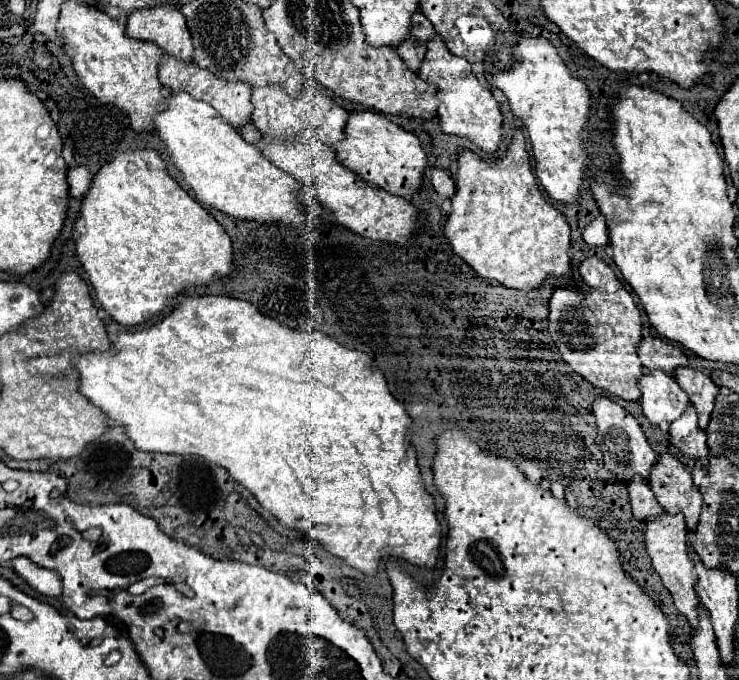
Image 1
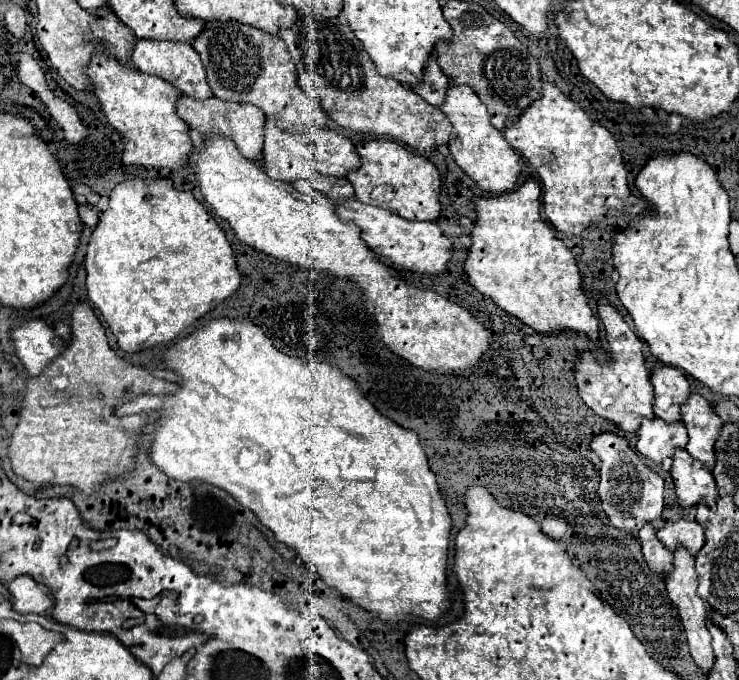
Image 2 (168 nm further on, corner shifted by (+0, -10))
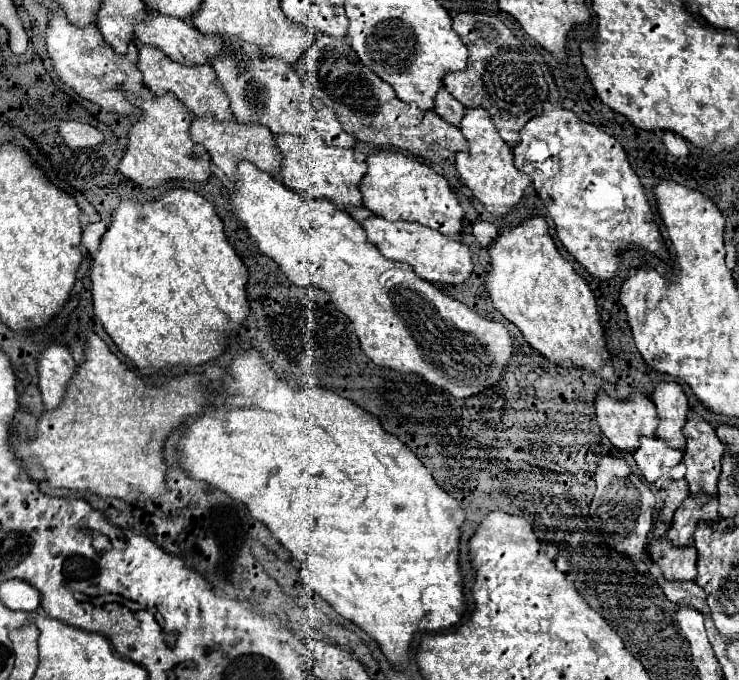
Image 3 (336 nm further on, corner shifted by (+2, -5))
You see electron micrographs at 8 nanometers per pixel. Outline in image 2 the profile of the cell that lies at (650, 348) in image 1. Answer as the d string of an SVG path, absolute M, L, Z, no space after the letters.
M658 366L650 380L654 386L654 414L666 422L680 420L680 406L690 396L684 372L674 366Z

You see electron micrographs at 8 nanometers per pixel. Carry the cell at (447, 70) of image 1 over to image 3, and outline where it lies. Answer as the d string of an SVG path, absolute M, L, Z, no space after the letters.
M476 107L476 109L466 109L466 115L460 123L460 131L462 135L468 139L470 143L470 151L468 153L458 153L456 155L456 171L460 175L460 179L464 181L464 185L472 191L472 195L494 215L506 215L510 209L514 209L520 199L524 197L526 187L530 187L530 177L520 173L514 167L514 155L512 149L502 141L502 137L498 135L490 115L486 109Z

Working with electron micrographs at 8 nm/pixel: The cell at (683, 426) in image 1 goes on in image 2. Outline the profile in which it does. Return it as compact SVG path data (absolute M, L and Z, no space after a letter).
M676 448L670 474L676 484L676 494L678 494L680 506L688 508L688 506L694 506L700 500L704 500L710 508L716 508L718 488L712 478L712 470L704 468L704 464L700 464L700 460L688 456L686 450Z

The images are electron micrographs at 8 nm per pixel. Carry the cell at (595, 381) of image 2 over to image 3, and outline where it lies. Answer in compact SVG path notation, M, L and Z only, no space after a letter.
M604 391L598 393L596 419L598 419L602 433L608 437L612 447L618 451L632 451L634 453L638 449L640 437L656 437L656 427L658 427L656 407L648 397L638 395L638 393L634 393L632 399L626 399L626 401L610 399Z

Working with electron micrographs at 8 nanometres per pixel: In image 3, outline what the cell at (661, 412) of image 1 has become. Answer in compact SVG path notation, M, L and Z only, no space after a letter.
M642 437L640 449L634 453L634 461L646 483L656 483L668 469L676 467L682 461L682 451L670 449L666 441L658 437Z

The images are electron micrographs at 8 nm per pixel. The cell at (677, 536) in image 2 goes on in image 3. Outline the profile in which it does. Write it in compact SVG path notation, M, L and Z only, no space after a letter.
M652 539L648 545L648 555L658 567L662 567L662 577L666 581L694 581L696 579L696 549L690 547L674 547L668 539Z

